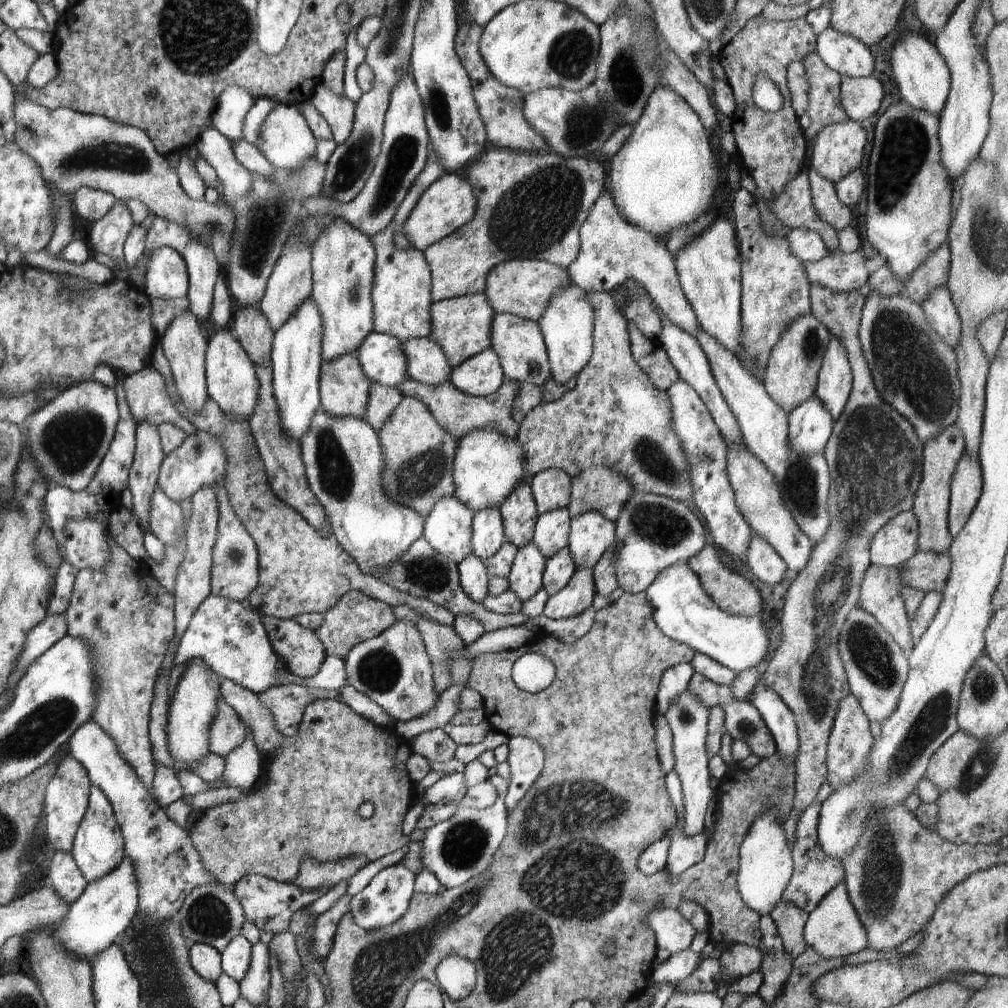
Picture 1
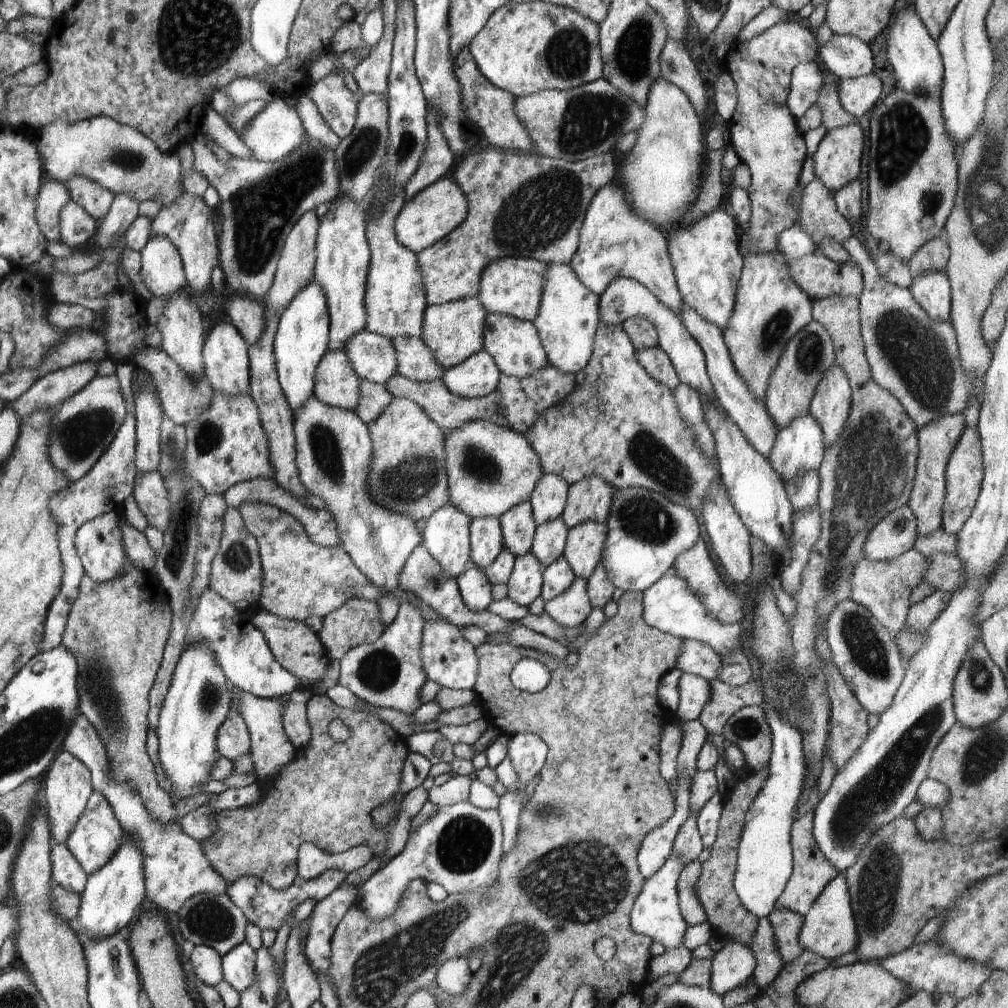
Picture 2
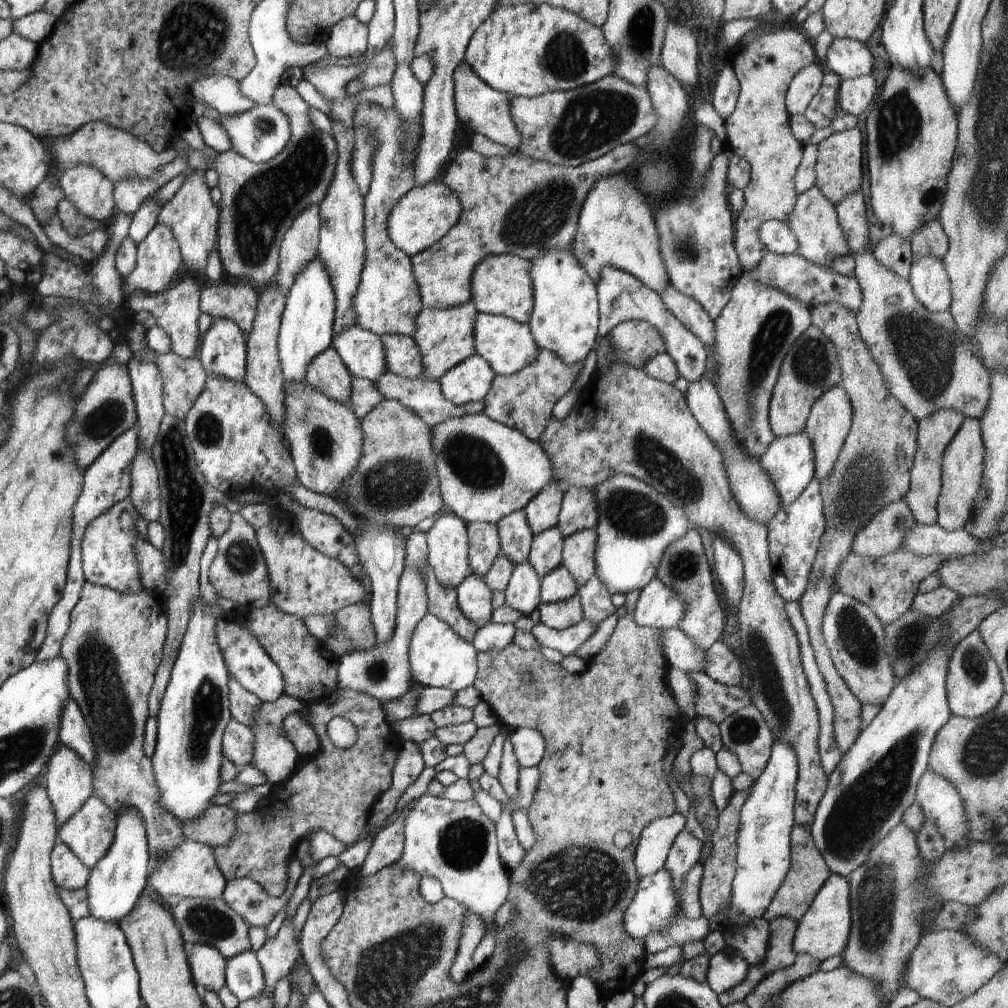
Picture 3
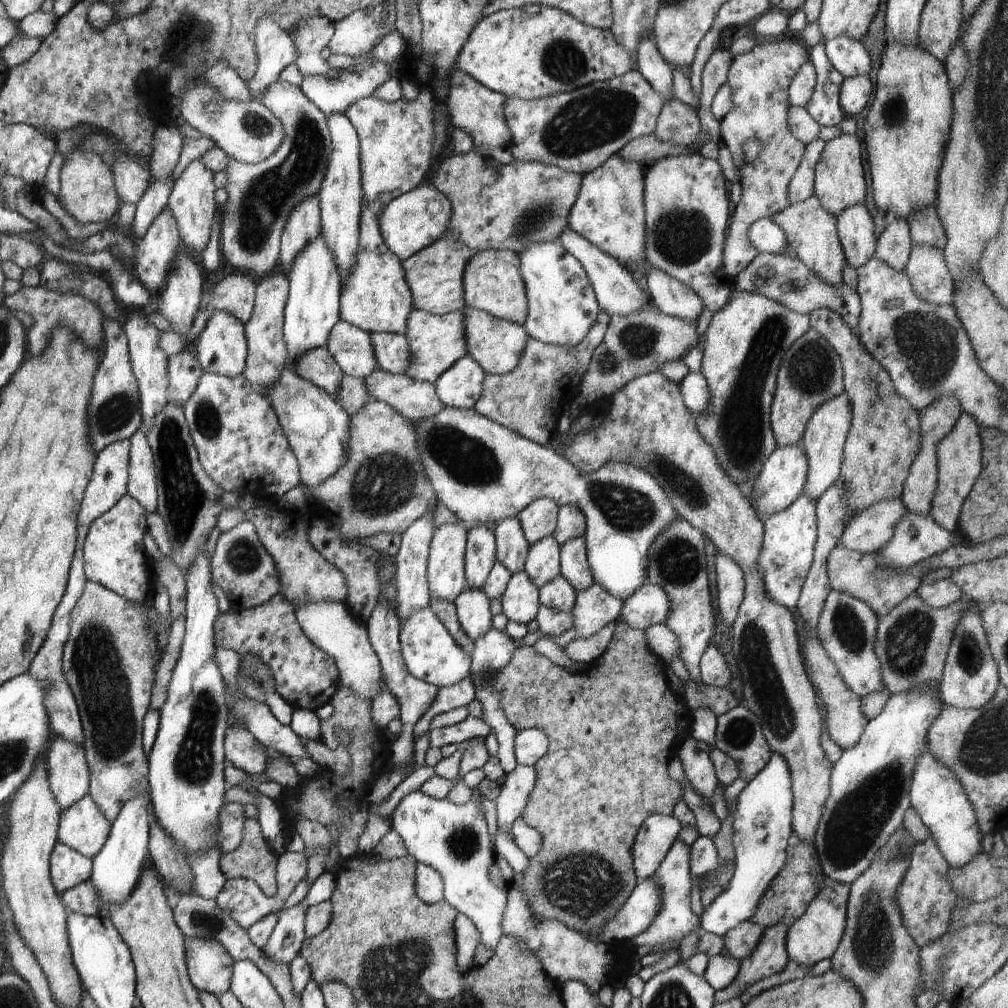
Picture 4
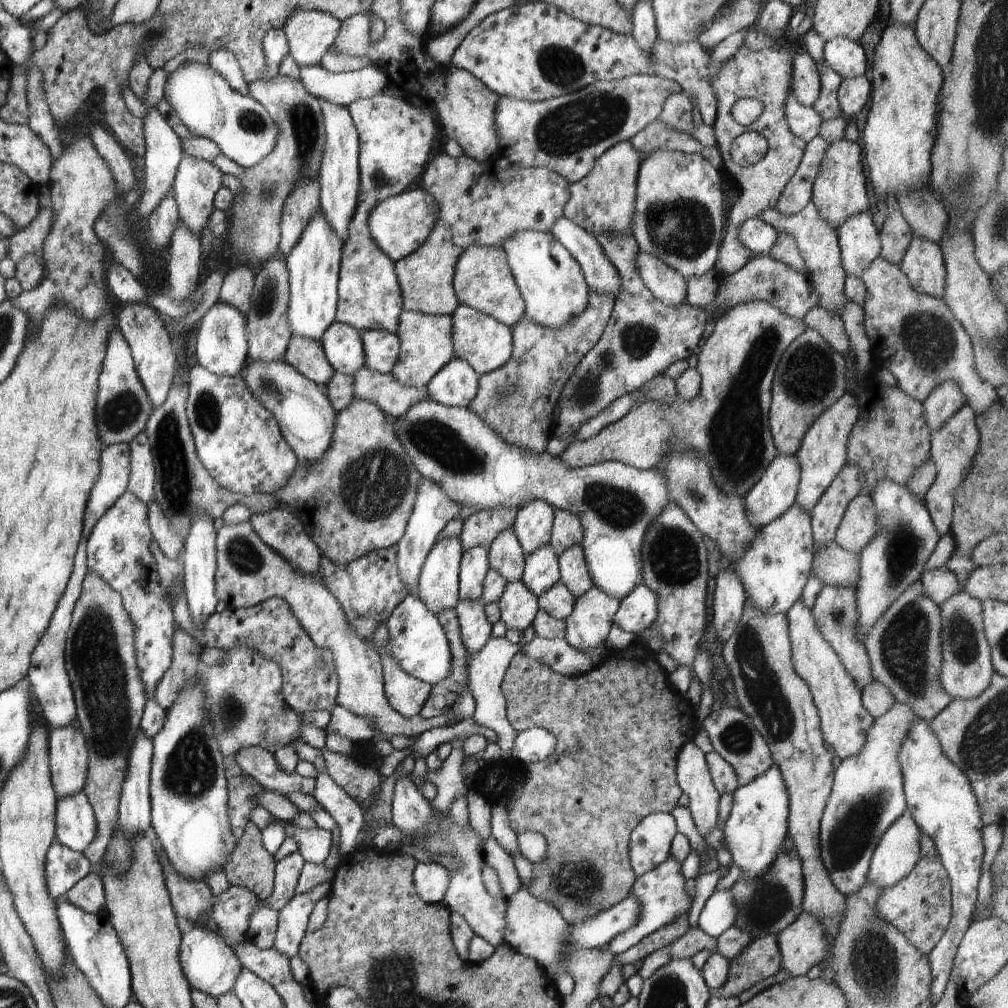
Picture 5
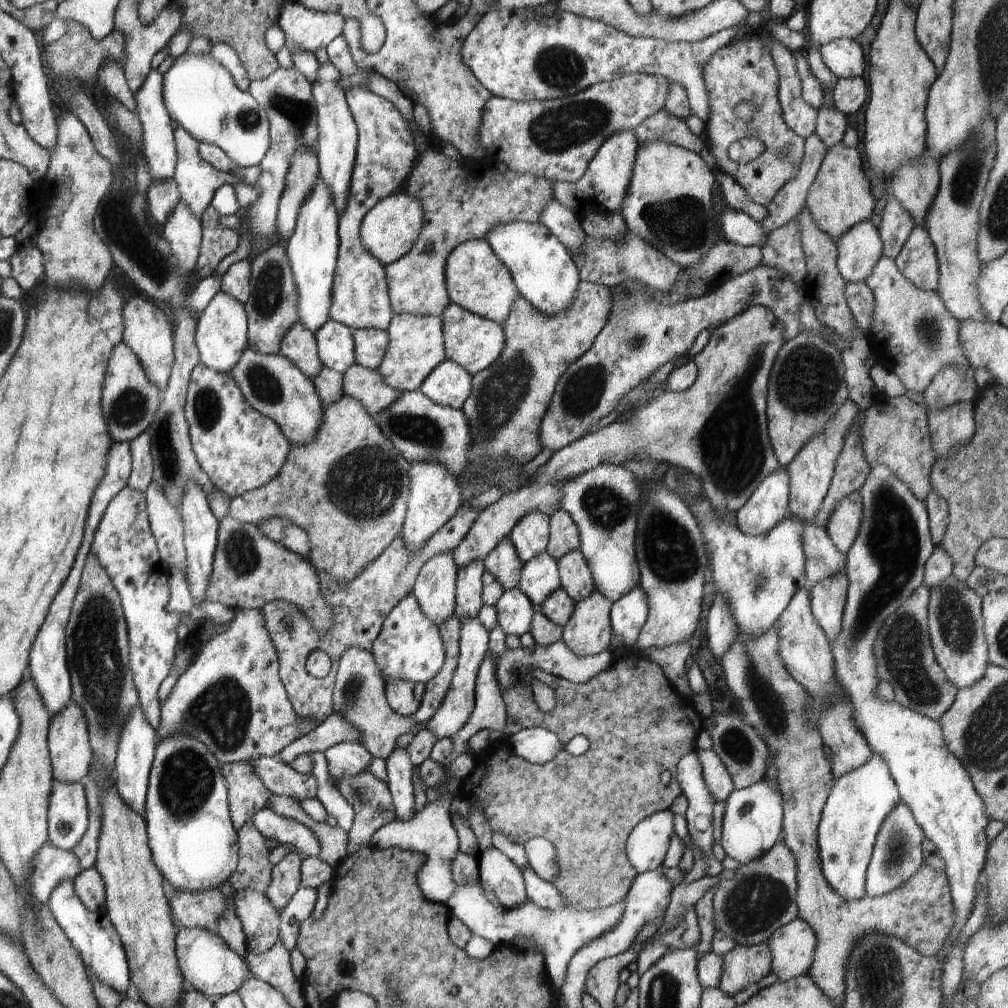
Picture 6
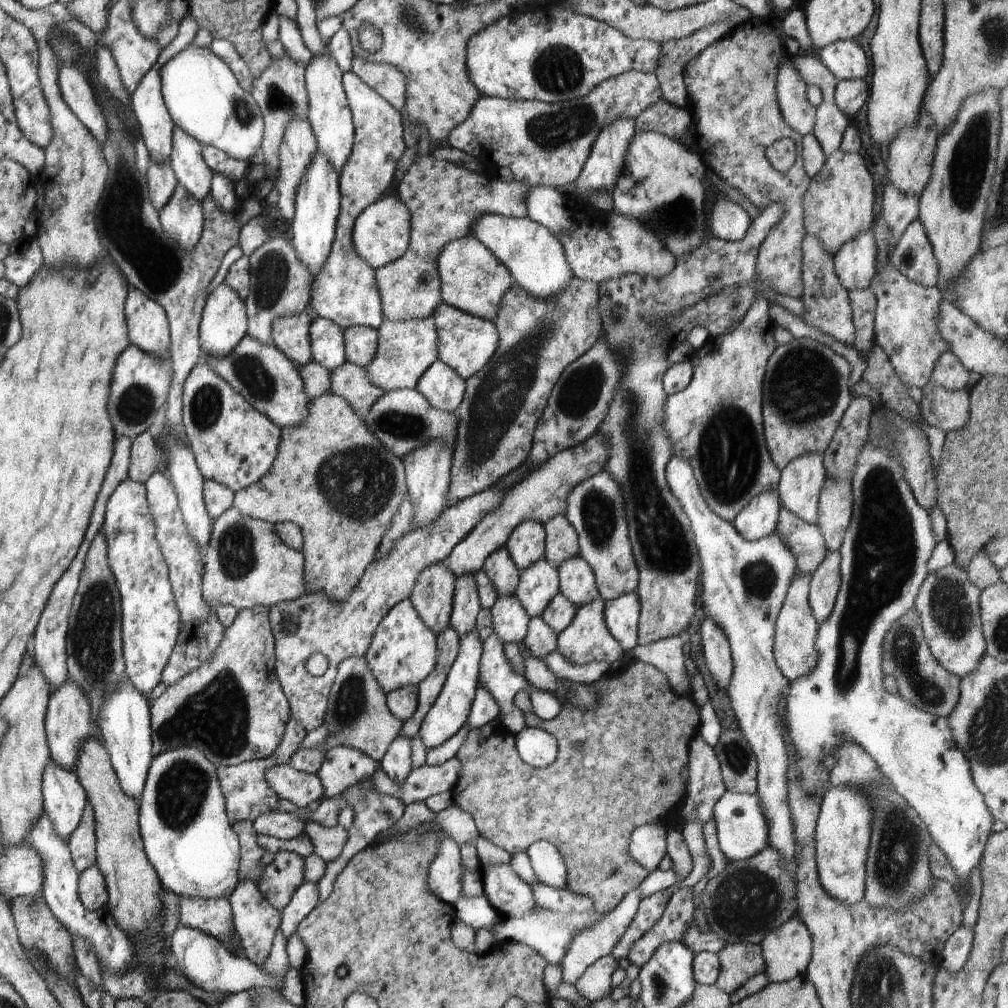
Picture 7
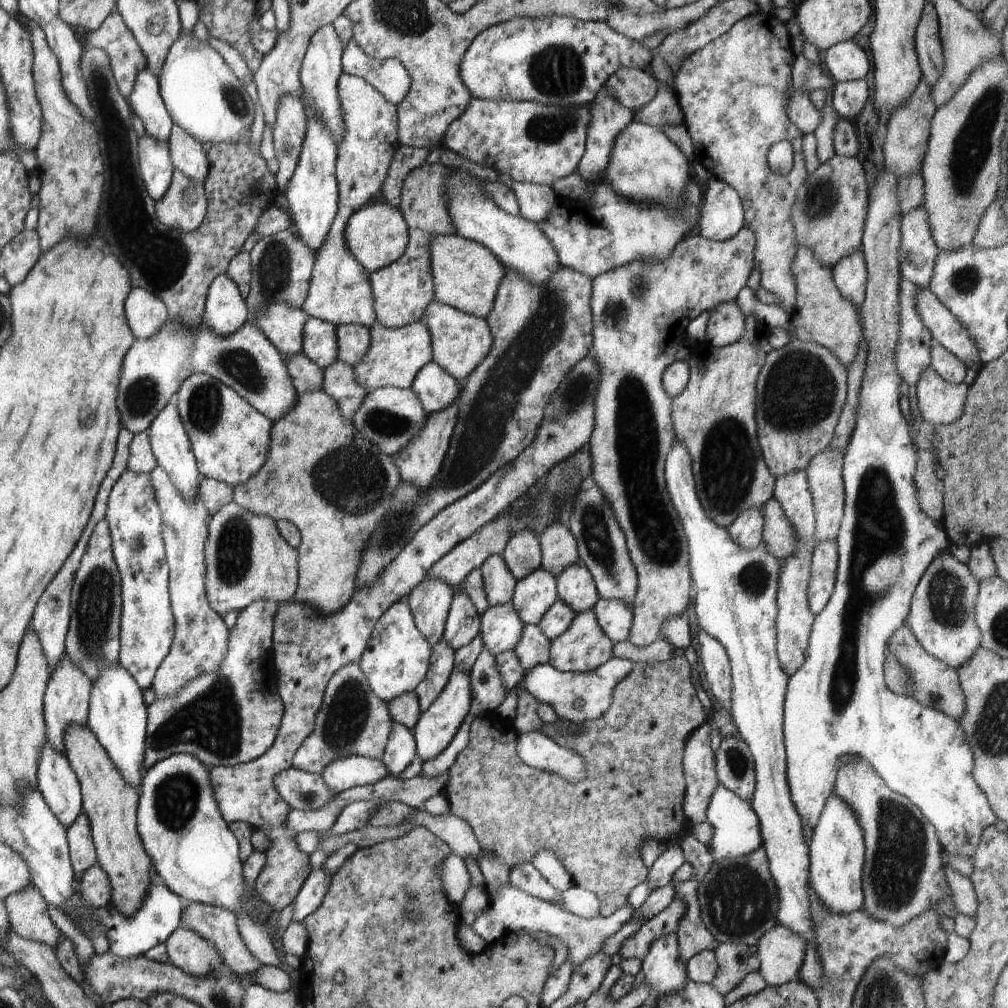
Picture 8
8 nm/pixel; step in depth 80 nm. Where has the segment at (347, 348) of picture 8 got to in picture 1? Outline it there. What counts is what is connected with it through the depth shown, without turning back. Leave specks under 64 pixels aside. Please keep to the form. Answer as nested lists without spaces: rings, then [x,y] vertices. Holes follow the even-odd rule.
[[[429,337],[402,341],[402,350],[406,356],[406,372],[410,379],[434,386],[450,380],[452,366],[448,356]]]

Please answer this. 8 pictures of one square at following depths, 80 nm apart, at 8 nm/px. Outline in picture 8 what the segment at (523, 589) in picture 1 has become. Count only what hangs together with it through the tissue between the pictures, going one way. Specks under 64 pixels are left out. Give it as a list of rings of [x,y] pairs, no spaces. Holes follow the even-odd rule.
[[[512,602],[492,606],[481,616],[480,634],[482,634],[483,648],[492,656],[498,656],[506,650],[514,650],[522,638],[524,622],[518,618]]]

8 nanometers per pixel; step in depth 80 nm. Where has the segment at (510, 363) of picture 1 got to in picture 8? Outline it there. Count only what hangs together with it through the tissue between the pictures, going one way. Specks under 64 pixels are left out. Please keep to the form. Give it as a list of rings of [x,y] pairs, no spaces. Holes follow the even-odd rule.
[[[432,301],[430,306],[426,306],[422,320],[430,330],[432,360],[438,366],[442,366],[458,382],[464,382],[470,372],[486,358],[488,350],[492,348],[494,336],[486,320],[481,317],[474,317],[440,302]]]

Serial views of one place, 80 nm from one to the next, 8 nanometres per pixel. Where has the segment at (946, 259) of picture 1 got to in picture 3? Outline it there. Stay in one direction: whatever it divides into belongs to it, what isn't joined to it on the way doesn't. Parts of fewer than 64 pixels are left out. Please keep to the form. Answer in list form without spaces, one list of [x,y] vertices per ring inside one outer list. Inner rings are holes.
[[[938,218],[930,219],[914,229],[910,241],[913,262],[924,255],[934,255],[943,260],[949,249],[948,237]]]

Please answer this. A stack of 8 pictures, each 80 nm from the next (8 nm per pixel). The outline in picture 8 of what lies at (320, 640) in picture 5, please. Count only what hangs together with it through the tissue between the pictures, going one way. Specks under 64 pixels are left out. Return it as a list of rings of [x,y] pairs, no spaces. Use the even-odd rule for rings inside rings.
[[[230,502],[222,510],[218,510],[218,514],[208,519],[207,528],[205,594],[214,612],[223,617],[232,610],[244,610],[252,602],[274,602],[279,605],[284,601],[293,600],[298,588],[298,552],[282,539],[272,518],[252,514],[236,502]],[[359,662],[342,666],[327,684],[322,708],[316,714],[314,732],[302,742],[302,746],[294,754],[292,767],[321,774],[339,755],[381,760],[390,738],[393,719],[388,712],[388,704],[370,690],[368,678],[362,672]]]

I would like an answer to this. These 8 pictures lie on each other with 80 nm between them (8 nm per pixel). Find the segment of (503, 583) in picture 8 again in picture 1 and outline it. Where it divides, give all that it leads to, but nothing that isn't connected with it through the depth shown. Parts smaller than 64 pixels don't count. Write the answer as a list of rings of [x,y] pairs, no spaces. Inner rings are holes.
[[[522,480],[512,494],[499,505],[502,525],[507,542],[522,548],[532,540],[539,518],[536,502],[530,489],[530,481]]]

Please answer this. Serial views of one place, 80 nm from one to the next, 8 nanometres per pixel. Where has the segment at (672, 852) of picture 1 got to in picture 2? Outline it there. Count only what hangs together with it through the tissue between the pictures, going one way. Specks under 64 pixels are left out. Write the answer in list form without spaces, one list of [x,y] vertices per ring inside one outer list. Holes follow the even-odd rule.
[[[670,857],[662,868],[650,878],[647,878],[642,885],[642,890],[636,898],[630,913],[630,928],[636,934],[646,935],[653,941],[660,942],[666,949],[673,949],[684,946],[682,937],[686,932],[688,924],[682,918],[678,908],[677,880],[681,870],[684,868],[681,859]]]

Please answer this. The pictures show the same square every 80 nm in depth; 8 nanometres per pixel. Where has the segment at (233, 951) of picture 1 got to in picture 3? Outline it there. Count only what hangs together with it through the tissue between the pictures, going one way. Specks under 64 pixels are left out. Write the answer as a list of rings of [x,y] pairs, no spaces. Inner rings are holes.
[[[244,951],[226,959],[226,964],[225,985],[240,1002],[263,996],[265,976],[255,951]]]

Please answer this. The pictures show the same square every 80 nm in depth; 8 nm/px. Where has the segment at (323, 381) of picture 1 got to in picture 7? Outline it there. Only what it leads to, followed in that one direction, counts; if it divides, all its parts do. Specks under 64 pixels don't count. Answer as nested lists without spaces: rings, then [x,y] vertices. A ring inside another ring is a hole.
[[[306,311],[298,316],[276,318],[272,324],[274,345],[286,358],[297,366],[306,366],[314,361],[310,352],[311,320]]]

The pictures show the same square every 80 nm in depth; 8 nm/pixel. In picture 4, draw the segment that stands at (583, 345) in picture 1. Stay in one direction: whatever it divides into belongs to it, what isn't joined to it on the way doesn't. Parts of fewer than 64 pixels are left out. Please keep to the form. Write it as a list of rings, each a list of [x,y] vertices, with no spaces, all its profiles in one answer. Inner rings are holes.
[[[557,240],[538,241],[517,254],[528,314],[523,327],[530,337],[553,345],[575,347],[596,323],[599,309],[592,285],[578,259]]]

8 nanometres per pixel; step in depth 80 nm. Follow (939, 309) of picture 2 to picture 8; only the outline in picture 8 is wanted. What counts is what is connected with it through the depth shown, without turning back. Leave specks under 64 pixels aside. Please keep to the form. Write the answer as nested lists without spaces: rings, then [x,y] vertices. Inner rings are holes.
[[[924,206],[910,210],[901,218],[900,248],[898,248],[898,270],[901,277],[921,288],[929,288],[938,258],[937,248]]]

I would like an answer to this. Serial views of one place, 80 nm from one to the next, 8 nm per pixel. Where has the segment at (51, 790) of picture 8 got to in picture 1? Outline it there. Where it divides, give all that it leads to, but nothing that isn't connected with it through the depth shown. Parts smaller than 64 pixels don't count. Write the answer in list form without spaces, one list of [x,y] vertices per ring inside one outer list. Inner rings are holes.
[[[90,784],[90,797],[87,804],[87,812],[84,816],[80,826],[78,826],[78,832],[74,838],[74,846],[70,853],[78,870],[80,870],[82,876],[86,880],[87,884],[106,876],[108,872],[112,872],[125,856],[125,845],[122,836],[122,832],[110,803],[110,800],[106,798],[106,794]]]

